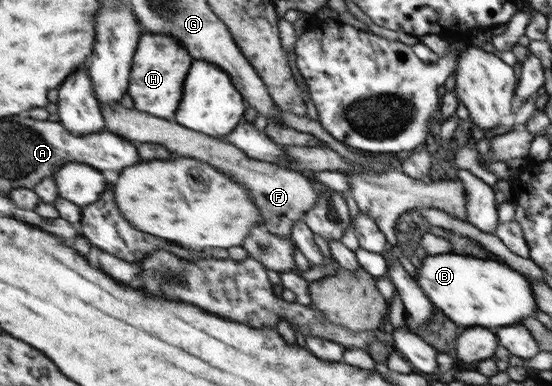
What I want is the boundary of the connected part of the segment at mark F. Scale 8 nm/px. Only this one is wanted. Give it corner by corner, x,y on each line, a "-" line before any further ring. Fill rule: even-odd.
116,105
114,108
103,107
103,115
106,116
106,127
108,132
113,132
119,136
125,136
129,140
139,140
139,142
157,142
167,146
169,150
177,152
179,156
193,156
199,160
207,160
207,164
215,166
219,171
231,174
231,179
239,181
249,189
249,195
253,197
255,207
261,213
261,226
271,234
290,238
291,228
303,212
314,207
318,194
313,191
311,180
301,175
297,170
281,168
269,162
253,160
243,151
235,148
231,143
221,141
211,136
203,136
199,132
193,132
189,128
183,128
177,122
161,120
157,116
151,116
147,112
139,110
129,110
125,106

